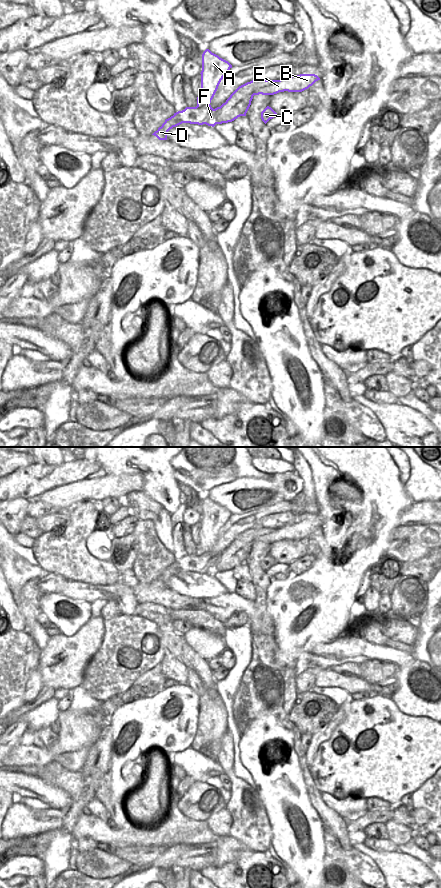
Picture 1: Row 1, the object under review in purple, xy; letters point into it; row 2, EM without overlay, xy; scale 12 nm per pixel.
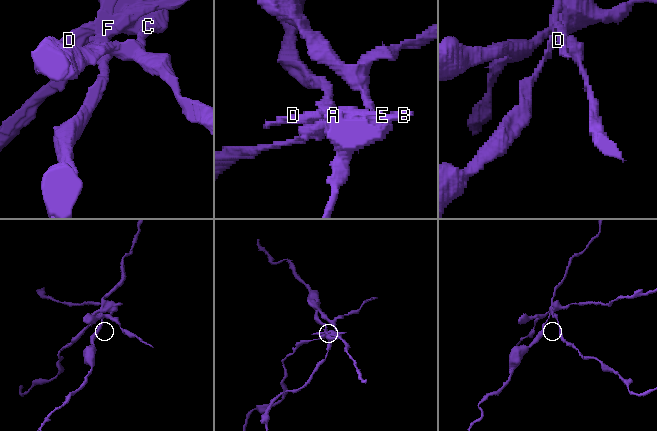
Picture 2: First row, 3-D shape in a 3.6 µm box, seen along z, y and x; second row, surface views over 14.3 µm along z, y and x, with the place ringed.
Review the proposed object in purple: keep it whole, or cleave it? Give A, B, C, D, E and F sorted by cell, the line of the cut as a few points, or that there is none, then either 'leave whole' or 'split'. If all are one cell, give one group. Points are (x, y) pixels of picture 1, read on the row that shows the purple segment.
A D F / B C E; cut in xy along (213, 109), (217, 113), (217, 123); split

